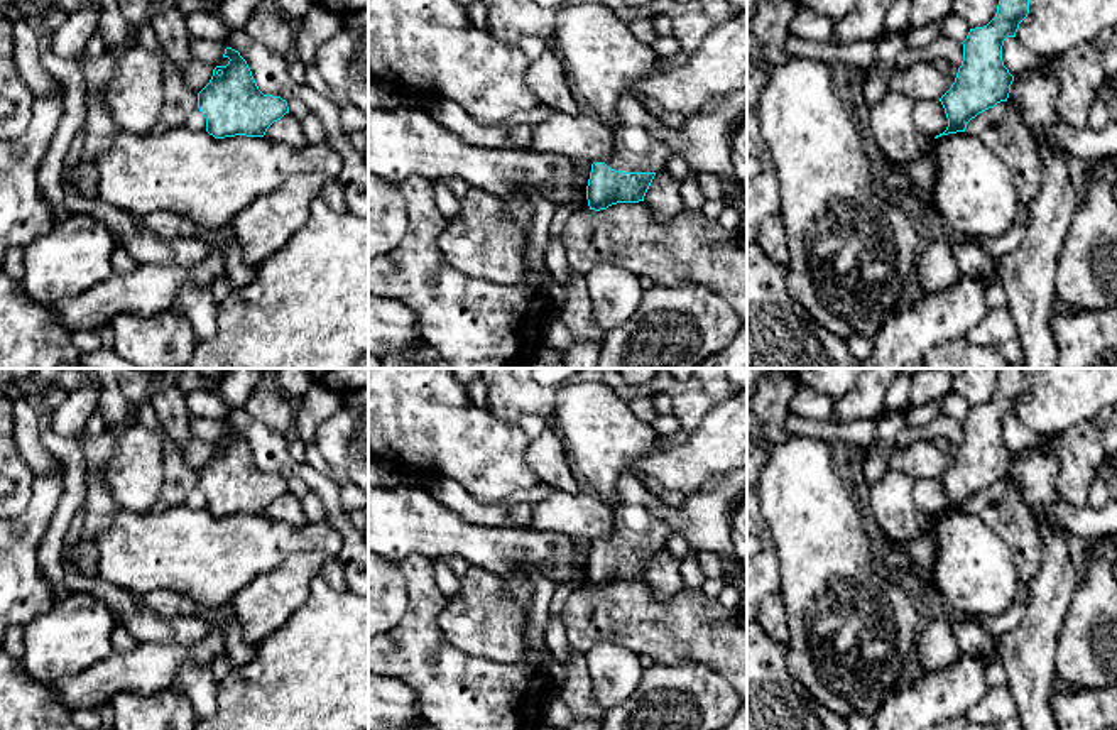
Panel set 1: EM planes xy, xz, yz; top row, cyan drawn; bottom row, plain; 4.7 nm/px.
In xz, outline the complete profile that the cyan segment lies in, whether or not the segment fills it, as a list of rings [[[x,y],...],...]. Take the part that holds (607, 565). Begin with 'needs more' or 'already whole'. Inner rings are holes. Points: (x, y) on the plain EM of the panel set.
needs more | [[[747,466],[710,480],[705,490],[686,495],[679,507],[667,505],[649,492],[634,475],[618,478],[618,497],[613,509],[613,529],[605,541],[593,541],[586,564],[590,588],[607,588],[617,581],[639,581],[671,532],[679,532],[698,551],[713,551],[738,559],[732,542],[732,500],[747,490]]]

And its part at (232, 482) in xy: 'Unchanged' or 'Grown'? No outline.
Unchanged

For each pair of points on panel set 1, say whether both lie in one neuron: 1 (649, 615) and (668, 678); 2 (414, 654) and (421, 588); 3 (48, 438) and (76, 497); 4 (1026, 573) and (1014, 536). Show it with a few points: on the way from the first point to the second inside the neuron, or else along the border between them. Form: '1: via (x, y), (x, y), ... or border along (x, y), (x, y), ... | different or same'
1: border along (656, 663), (705, 666) | different
2: via (418, 637), (421, 605) | same
3: via (63, 453), (75, 465), (75, 482) | same
4: via (1026, 565), (1026, 548), (1023, 544) | same

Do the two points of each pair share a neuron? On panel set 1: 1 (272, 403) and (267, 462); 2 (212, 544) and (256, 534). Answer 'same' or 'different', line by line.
1: different
2: same

